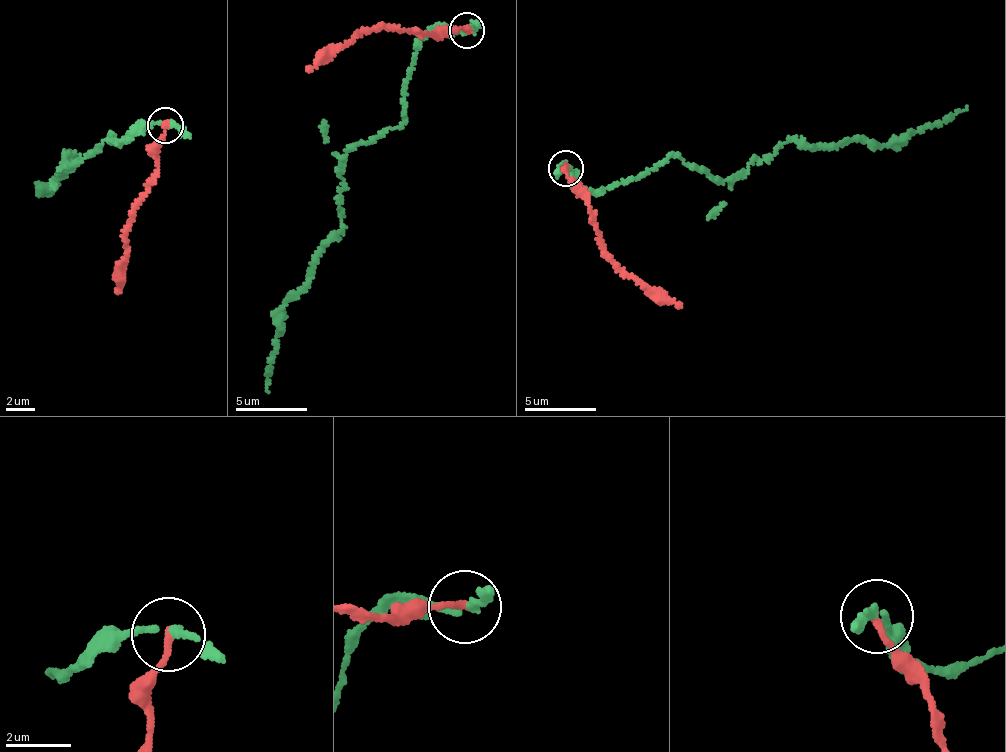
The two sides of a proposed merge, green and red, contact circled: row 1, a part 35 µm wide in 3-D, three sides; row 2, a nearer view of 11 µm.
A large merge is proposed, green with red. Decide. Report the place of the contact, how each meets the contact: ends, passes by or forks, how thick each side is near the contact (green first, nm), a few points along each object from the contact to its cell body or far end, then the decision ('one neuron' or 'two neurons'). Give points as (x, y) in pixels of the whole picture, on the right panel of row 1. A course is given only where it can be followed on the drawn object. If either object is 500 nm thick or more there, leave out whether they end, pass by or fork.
(566, 168) | green ends | red ends | 280/200 nm | green via (567, 168), (587, 189), (627, 183), (669, 156), (723, 180), (790, 141), (888, 145), (966, 106) | red via (567, 168), (569, 178), (589, 193), (589, 212), (609, 260), (681, 307) | two neurons

